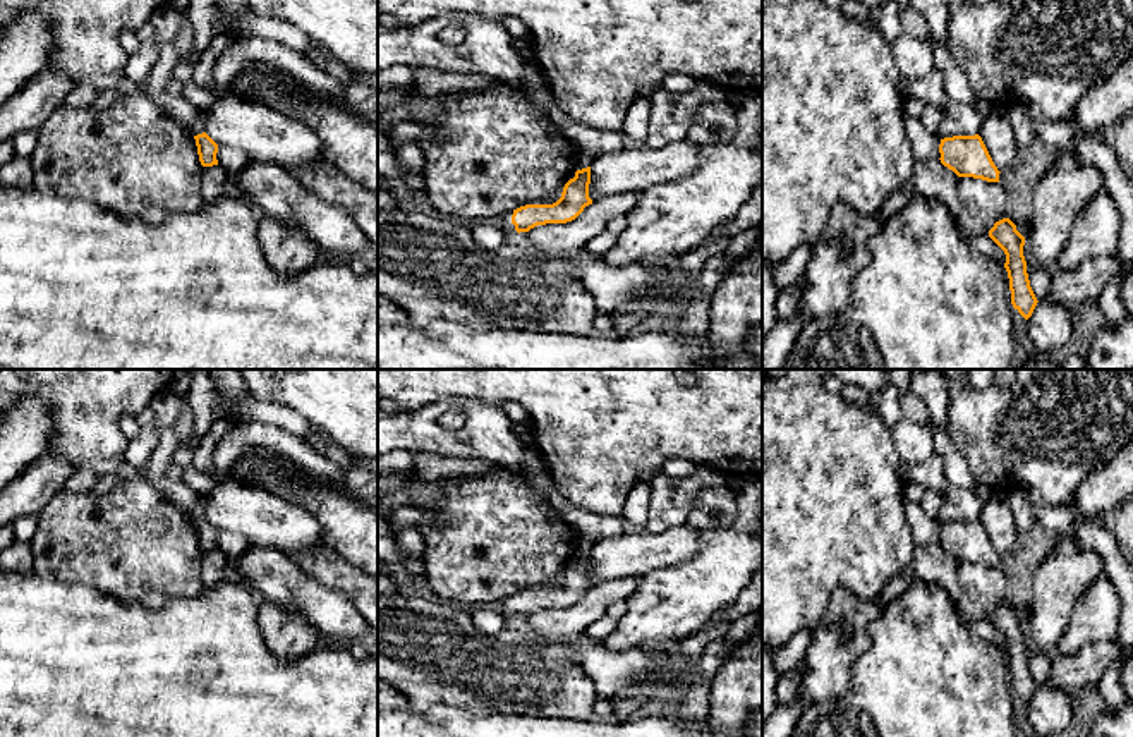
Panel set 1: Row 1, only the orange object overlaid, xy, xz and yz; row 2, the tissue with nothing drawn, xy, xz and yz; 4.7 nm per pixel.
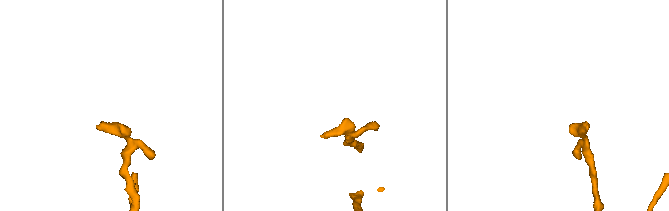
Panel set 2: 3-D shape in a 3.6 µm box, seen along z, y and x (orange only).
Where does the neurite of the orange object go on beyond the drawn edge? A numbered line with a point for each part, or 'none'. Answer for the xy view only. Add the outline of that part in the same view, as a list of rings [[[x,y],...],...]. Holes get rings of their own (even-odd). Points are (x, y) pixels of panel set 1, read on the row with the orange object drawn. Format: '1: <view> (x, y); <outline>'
none

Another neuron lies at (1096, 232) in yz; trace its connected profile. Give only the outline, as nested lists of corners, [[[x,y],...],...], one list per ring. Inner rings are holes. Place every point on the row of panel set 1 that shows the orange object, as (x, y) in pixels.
[[[1102,189],[1080,211],[1071,241],[1059,254],[1059,270],[1073,271],[1090,259],[1116,256],[1119,230],[1121,213],[1116,199]]]

